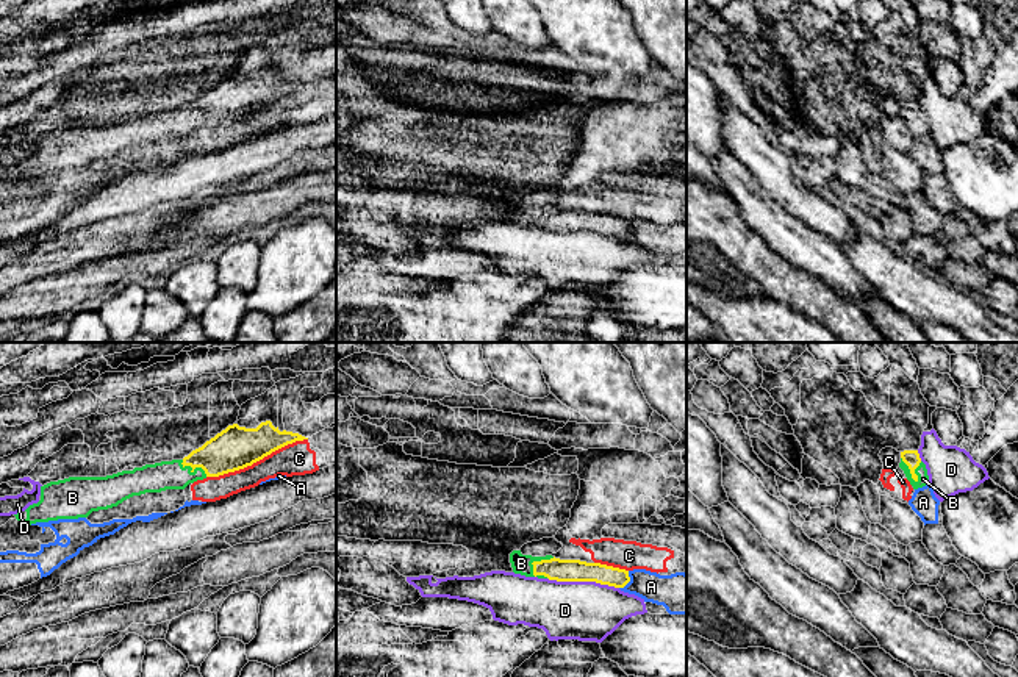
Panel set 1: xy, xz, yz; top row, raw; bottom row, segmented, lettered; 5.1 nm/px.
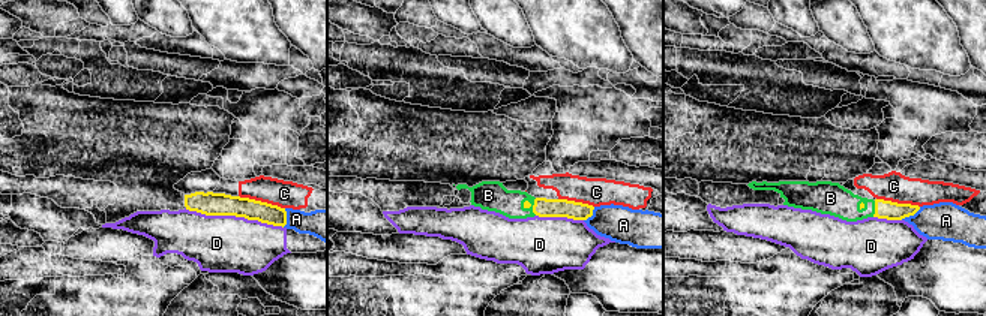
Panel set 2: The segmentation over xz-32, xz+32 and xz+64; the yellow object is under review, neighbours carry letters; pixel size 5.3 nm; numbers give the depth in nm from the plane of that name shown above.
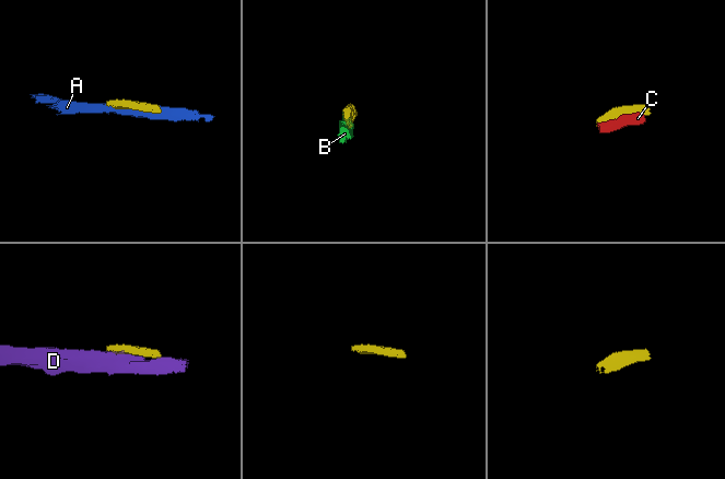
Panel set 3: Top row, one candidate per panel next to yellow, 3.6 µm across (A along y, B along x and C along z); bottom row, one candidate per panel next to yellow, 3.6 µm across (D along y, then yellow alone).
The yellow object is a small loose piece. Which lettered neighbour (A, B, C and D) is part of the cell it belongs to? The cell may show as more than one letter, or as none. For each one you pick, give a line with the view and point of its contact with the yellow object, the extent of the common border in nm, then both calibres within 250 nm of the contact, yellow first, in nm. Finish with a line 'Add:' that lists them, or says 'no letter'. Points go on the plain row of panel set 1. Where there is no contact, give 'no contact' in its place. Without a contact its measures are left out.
B: contact xz (537, 211); length 150 nm; calibres 110 and 100 nm
Add: B

